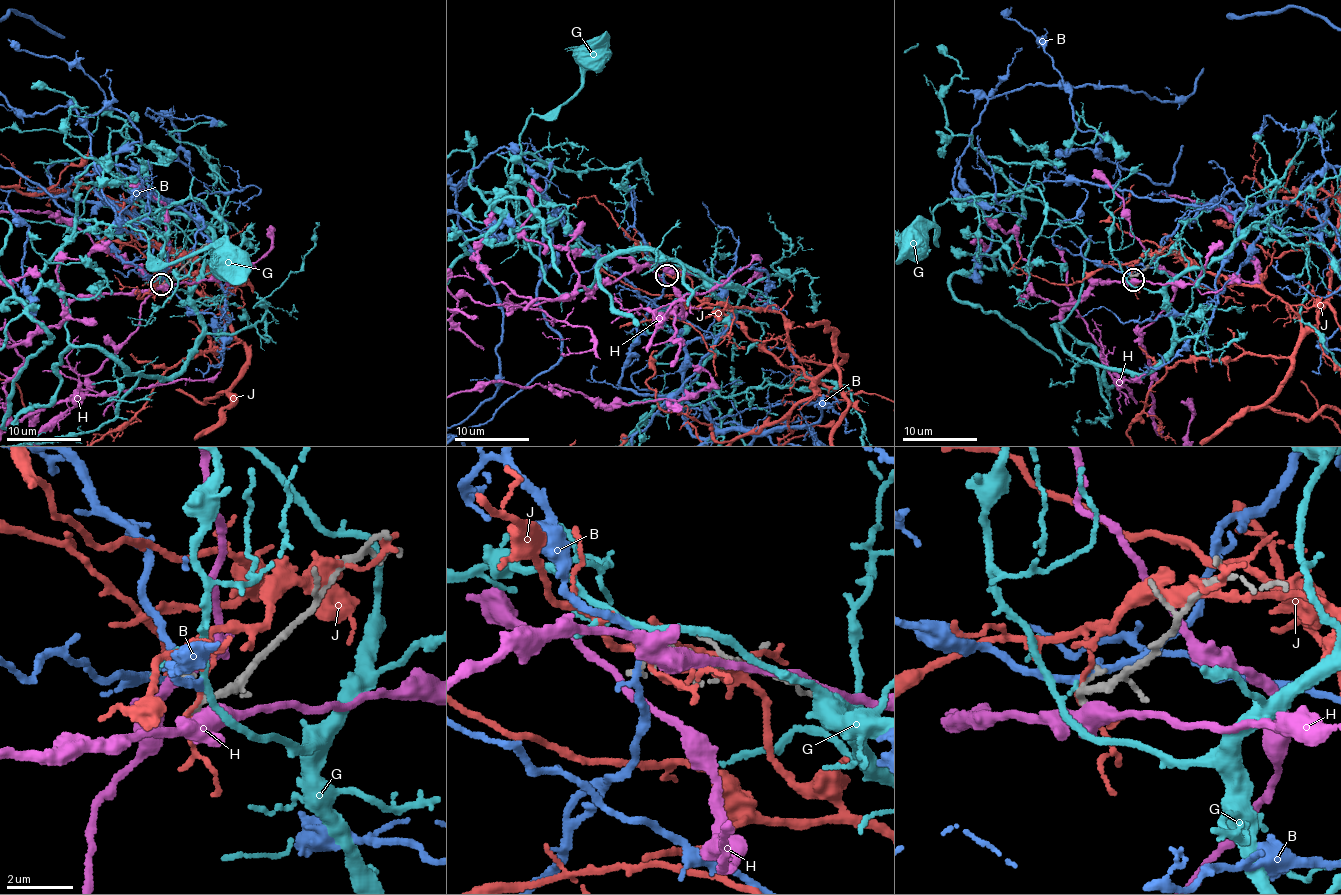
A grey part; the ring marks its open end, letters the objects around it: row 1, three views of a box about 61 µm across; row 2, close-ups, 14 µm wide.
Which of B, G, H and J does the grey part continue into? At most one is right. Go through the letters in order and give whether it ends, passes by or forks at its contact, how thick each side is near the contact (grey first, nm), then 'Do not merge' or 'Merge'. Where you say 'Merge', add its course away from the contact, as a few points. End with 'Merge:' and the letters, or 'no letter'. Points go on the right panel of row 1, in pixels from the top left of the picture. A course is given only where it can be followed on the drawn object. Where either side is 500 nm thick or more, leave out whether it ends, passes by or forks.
B: It passes by. Thickness 120 nm (grey) against 200 nm. Do not merge
G: It passes by. Thickness 280 nm (grey) against 130 nm. Do not merge
H: Thickness 160 nm (grey) against 550 nm. Do not merge
J: It forks there. Thickness 180 nm (grey) against 90 nm. Do not merge
Merge: no letter

